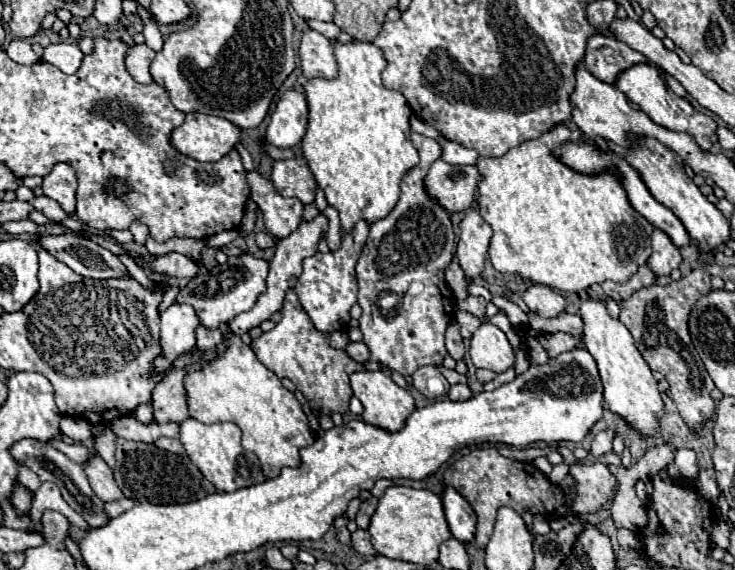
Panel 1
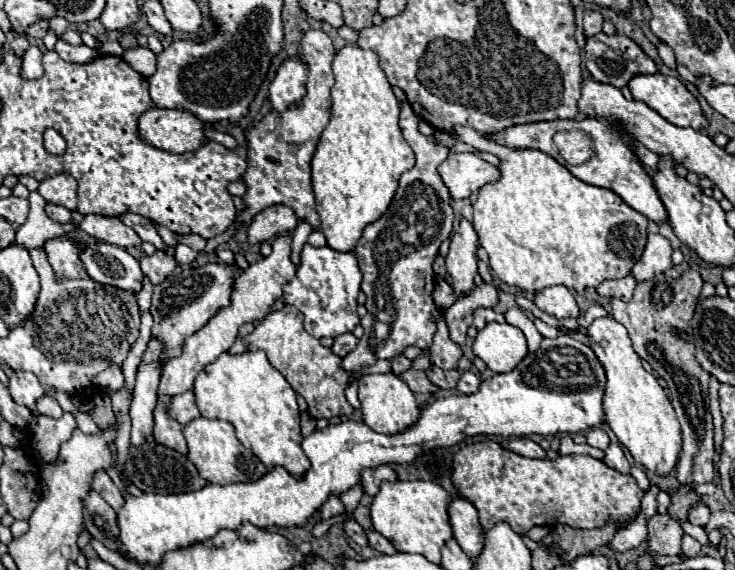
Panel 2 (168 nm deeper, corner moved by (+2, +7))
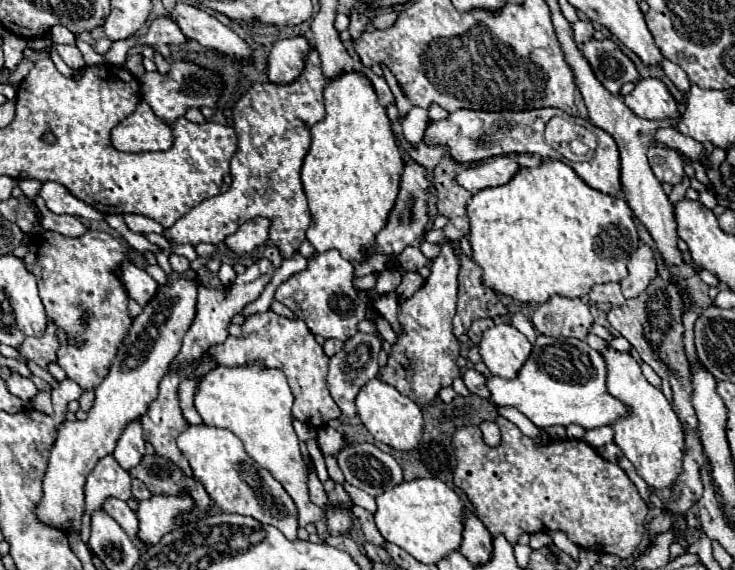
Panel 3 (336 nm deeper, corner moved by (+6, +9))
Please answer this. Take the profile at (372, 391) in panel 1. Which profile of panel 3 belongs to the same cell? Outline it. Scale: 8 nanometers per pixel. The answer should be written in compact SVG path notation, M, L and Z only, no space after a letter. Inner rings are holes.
M381 378L369 380L357 394L357 414L365 428L395 450L413 450L423 434L423 416L419 406L405 394L401 394L395 386L381 382Z

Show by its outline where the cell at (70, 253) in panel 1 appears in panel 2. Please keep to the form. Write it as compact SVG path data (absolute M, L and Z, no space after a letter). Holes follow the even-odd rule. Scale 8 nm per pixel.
M105 242L81 246L81 262L89 276L99 284L115 286L133 294L143 286L145 274L141 272L139 262L125 248Z

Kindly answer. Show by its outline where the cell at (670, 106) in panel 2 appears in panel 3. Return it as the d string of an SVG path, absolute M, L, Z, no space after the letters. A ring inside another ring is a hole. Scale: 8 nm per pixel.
M657 78L639 80L631 94L625 96L625 104L641 118L647 120L665 120L681 118L679 104L667 90L667 86Z

